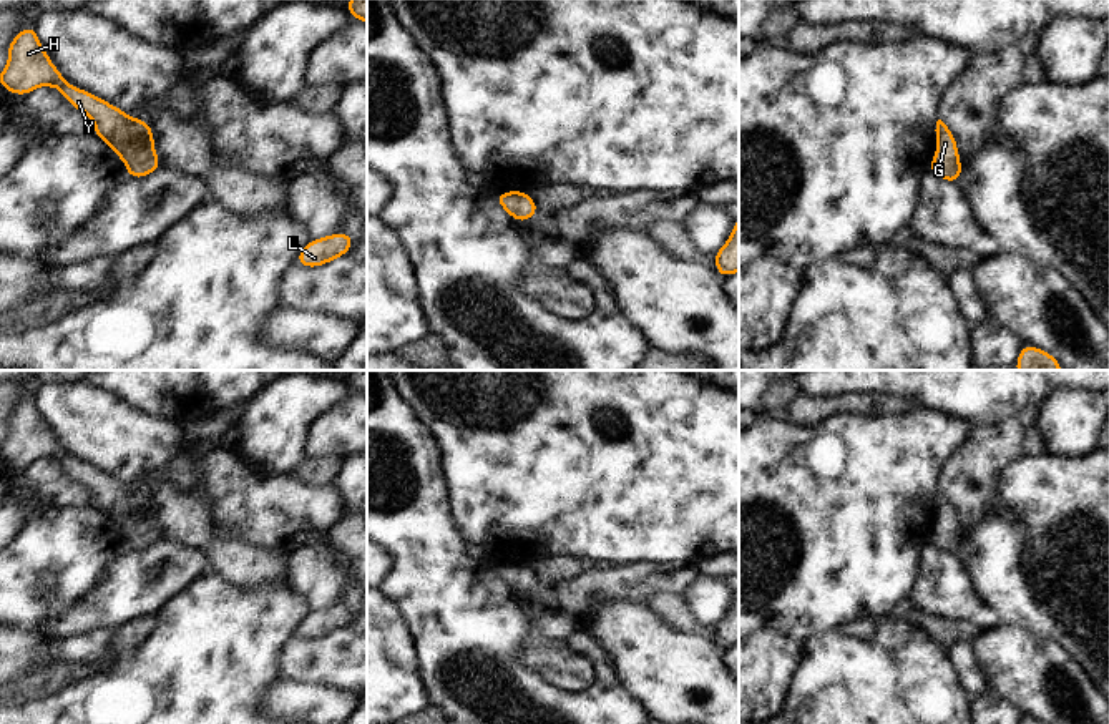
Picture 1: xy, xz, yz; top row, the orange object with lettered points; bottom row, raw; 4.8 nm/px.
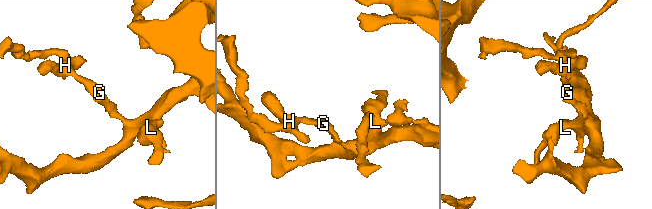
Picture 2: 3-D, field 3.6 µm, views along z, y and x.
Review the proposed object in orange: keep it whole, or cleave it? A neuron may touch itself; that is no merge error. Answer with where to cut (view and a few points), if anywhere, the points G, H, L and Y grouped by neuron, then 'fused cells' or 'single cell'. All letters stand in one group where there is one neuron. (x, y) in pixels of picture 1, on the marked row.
cut none; groups G H L Y; single cell

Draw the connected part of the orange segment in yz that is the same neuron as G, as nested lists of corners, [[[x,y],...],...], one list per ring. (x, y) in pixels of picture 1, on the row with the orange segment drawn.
[[[936,121],[936,154],[930,161],[930,173],[940,179],[958,183],[963,174],[960,163],[958,144],[951,130],[941,121]]]

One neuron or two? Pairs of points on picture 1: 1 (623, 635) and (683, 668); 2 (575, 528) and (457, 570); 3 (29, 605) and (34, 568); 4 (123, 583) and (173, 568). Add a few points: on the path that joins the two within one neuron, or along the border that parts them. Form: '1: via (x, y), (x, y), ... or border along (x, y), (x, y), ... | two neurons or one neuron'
1: via (638, 645), (661, 668), (668, 668) | one neuron
2: border along (483, 563), (492, 568) | two neurons
3: via (29, 596), (29, 583), (34, 577) | one neuron
4: via (135, 583), (161, 572) | one neuron

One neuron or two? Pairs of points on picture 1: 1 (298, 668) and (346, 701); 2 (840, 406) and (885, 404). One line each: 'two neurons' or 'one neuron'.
1: two neurons
2: one neuron

